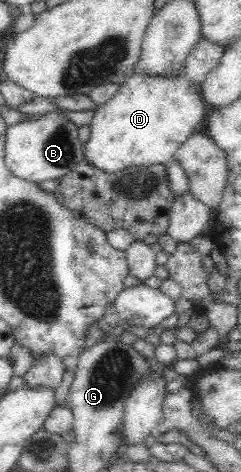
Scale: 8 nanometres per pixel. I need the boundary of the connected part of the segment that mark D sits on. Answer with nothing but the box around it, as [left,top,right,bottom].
[83,72,206,175]

